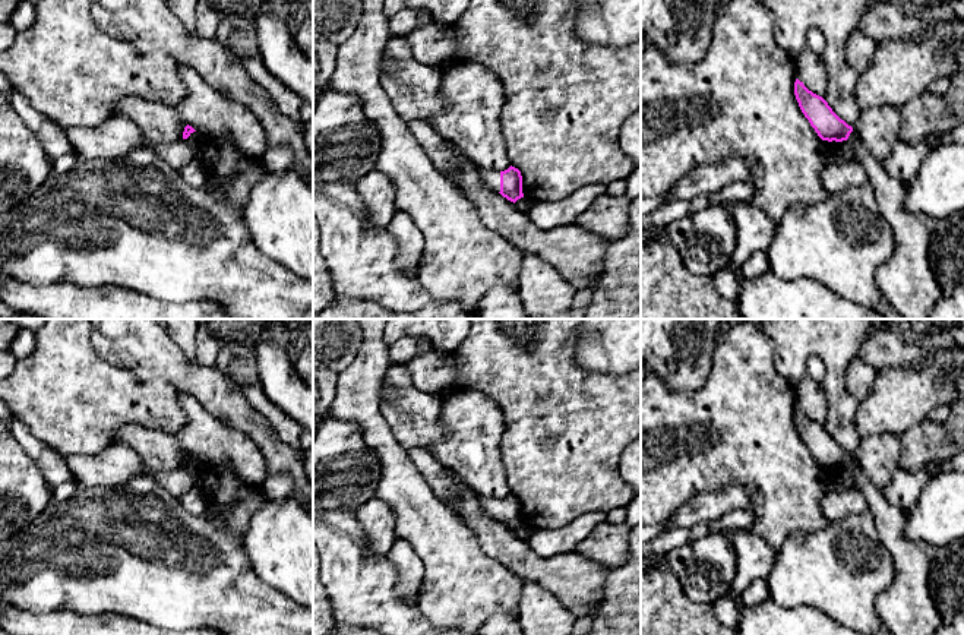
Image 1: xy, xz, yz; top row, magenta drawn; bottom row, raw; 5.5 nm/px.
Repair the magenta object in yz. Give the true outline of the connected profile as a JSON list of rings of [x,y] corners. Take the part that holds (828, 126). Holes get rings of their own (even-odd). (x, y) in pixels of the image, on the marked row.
[[[799,79],[794,82],[794,95],[802,113],[822,140],[843,142],[848,139],[853,127],[841,120],[822,97],[809,91]]]

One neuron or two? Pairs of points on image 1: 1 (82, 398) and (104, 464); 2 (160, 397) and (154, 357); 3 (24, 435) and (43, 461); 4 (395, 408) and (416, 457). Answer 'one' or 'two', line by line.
1: two
2: two
3: one
4: two

